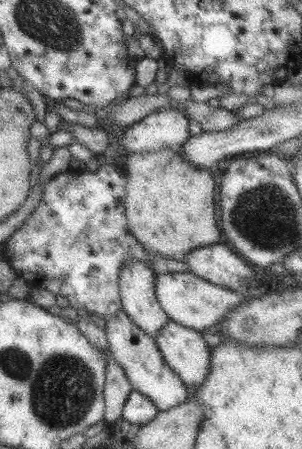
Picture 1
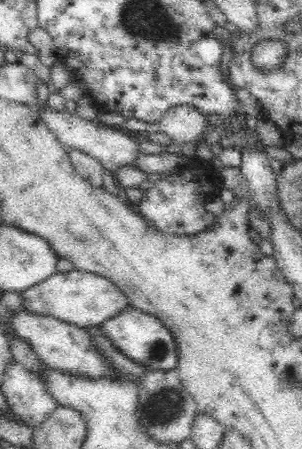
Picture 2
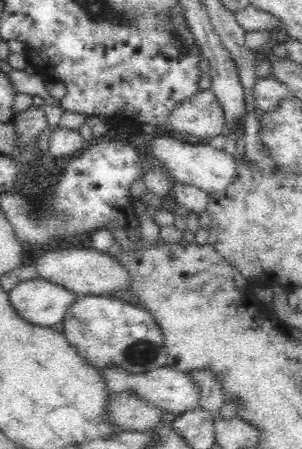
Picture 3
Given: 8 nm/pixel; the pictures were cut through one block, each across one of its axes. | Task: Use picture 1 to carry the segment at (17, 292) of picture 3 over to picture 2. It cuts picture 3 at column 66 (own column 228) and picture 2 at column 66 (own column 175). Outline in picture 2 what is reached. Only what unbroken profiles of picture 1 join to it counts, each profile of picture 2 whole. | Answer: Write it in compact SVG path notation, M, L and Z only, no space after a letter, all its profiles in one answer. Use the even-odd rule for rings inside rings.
M72 270L72 272L56 272L54 276L46 278L44 282L26 288L26 292L22 292L22 308L26 314L30 316L44 316L44 318L54 318L54 320L62 320L68 324L74 324L78 328L94 328L100 326L102 322L110 320L112 316L118 316L118 312L122 310L132 310L124 296L118 292L118 288L114 288L106 278L102 276L92 276L80 270Z

